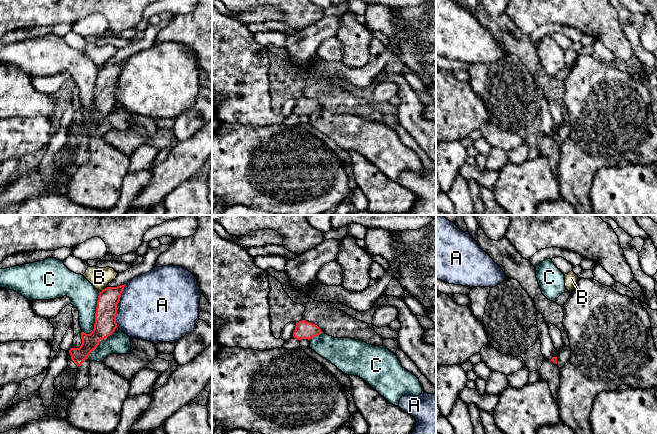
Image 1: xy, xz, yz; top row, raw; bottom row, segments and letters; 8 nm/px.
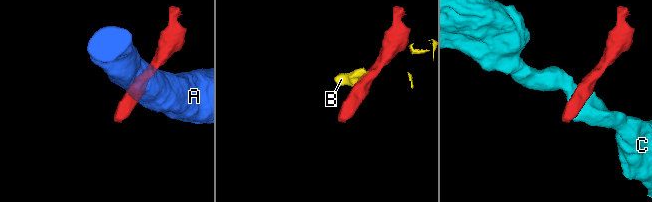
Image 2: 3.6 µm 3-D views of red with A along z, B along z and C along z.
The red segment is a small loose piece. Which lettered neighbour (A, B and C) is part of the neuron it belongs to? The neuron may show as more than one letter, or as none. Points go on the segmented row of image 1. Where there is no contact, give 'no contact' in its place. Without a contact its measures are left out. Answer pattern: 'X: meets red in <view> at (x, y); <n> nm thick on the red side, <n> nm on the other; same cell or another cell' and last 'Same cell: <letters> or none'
A: meets red in xy at (116, 306); 180 nm thick on the red side, 480 nm on the other; another cell
B: meets red in xy at (103, 289); 180 nm thick on the red side, 160 nm on the other; another cell
C: meets red in xy at (95, 315); 180 nm thick on the red side, 220 nm on the other; another cell
Same cell: none

